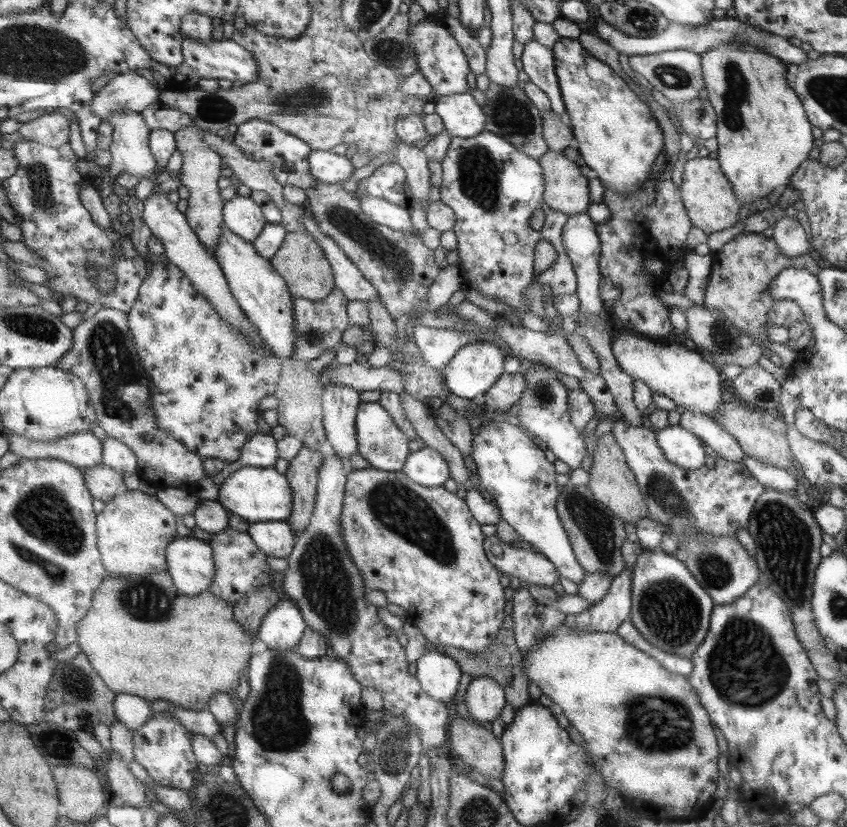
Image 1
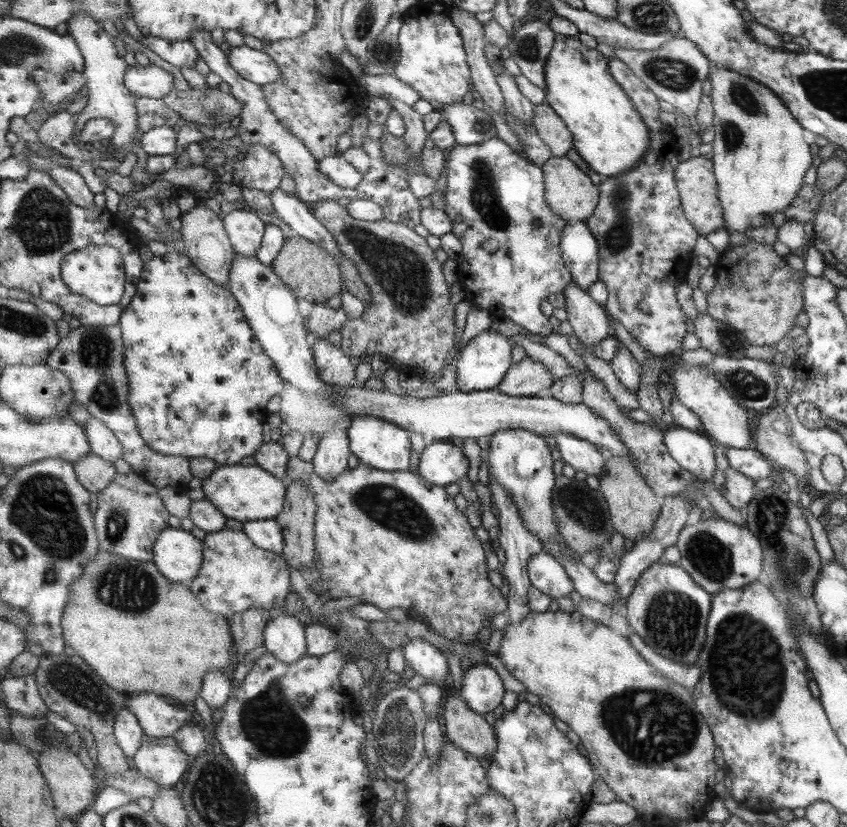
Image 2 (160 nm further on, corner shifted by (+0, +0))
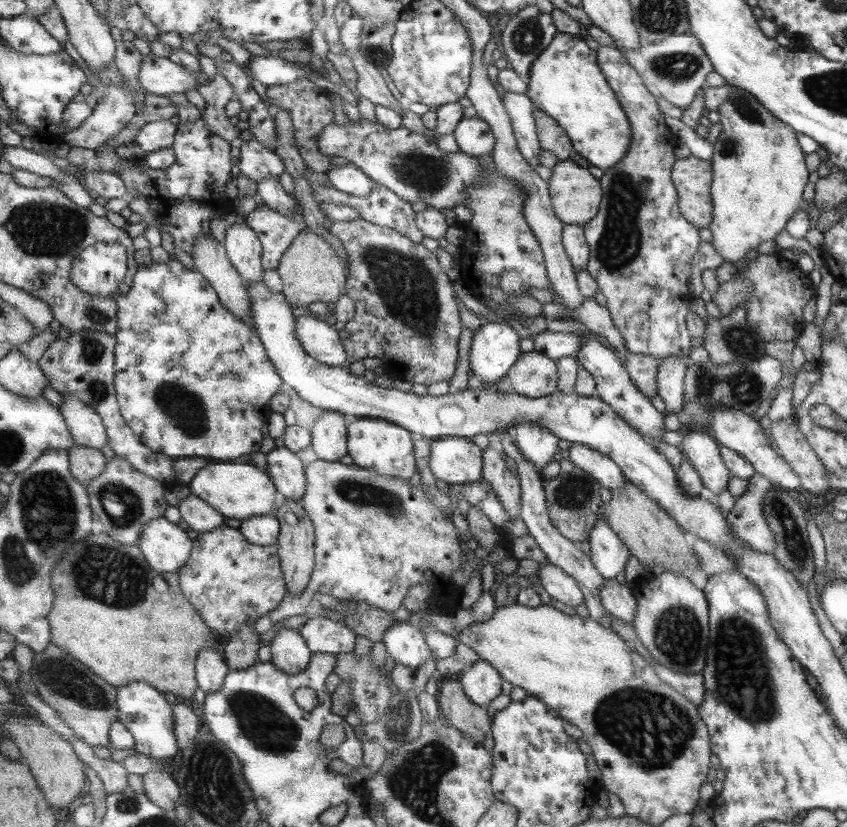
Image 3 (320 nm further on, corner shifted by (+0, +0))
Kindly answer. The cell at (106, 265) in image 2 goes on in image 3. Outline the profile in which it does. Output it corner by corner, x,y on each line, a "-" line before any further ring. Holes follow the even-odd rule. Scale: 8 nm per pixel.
104,241
96,243
77,256
77,261
73,265
72,281
85,292
94,295
106,297
111,295
118,301
118,325
119,331
116,335
116,391
122,415
125,417
127,424
134,430
136,435
149,448
155,452
162,452
174,460
198,456
199,458
212,458
221,462
233,462
241,456
259,452
263,444
263,426
267,424
269,412
269,400
280,392
284,380
281,378
277,365
273,362
272,357
268,355
268,349
265,348
260,335
253,330
250,324
241,321
236,314
229,312
221,304
220,296
216,288
196,269
187,269
181,262
171,260
167,263
158,264
154,261
149,266
140,266
134,276
134,281
129,292
119,293
121,284
126,280
128,273
128,254
127,248
117,242

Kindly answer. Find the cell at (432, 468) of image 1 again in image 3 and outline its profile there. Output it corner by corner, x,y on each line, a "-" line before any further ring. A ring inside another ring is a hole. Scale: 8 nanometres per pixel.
442,436
431,441
429,453
429,469
435,479
448,485
471,484
483,478
483,453
469,437

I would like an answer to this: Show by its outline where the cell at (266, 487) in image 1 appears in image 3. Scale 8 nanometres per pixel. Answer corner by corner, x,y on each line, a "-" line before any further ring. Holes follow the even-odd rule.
217,462
197,472
189,483
192,494
205,499
226,517
239,520
254,516
274,514
281,502
276,484
267,471
259,470
253,463

